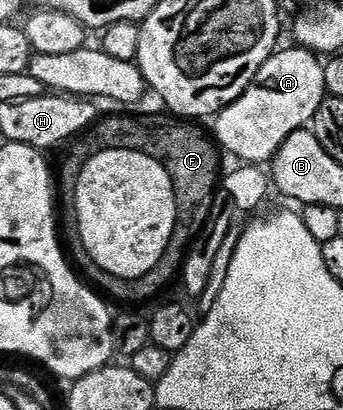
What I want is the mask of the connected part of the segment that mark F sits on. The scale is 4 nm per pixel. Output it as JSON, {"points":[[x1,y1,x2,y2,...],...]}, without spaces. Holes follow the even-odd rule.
{"points":[[173,114,165,115,103,115,81,139,69,145,70,153,67,154,66,161,62,164,62,184,60,180,56,188,57,195,60,197,60,232,64,237,64,248,69,259,91,285,101,289,111,301,119,300,122,304,142,304,145,300,160,295,173,280,175,283,179,279,182,262,186,259,190,245,200,234,204,222,208,222,208,214,212,214,214,194,220,188,220,172,218,176,220,148,212,139,211,133,207,129,206,133,198,125,201,123,191,122,189,119,179,118],[104,150,136,150,140,154,148,154,148,158,156,158,156,162,160,162,160,166,164,166,164,170,168,170,168,178,172,178,172,186,176,194,174,233,168,242,168,250,164,250,164,258,160,258,160,262,156,262,156,266,152,266,152,270,148,270,148,274,144,274,140,278,131,280,116,278,112,274,100,270,100,266,96,266,96,262,92,262,88,250,84,250,84,242,80,238,78,215,74,209,76,182,80,178,80,170,84,170,90,157,100,154]]}

